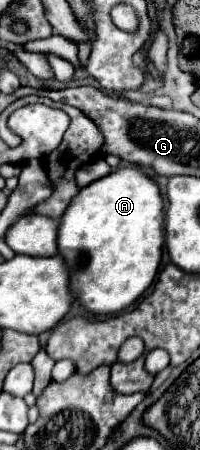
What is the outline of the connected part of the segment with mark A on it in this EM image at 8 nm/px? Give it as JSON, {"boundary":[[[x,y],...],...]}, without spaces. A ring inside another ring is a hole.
{"boundary":[[[135,166],[117,168],[109,176],[103,176],[79,190],[79,194],[71,200],[69,208],[61,216],[57,244],[59,254],[65,258],[71,272],[71,290],[89,312],[97,316],[117,314],[131,306],[151,286],[159,270],[165,244],[163,220],[163,198],[157,182]]]}

